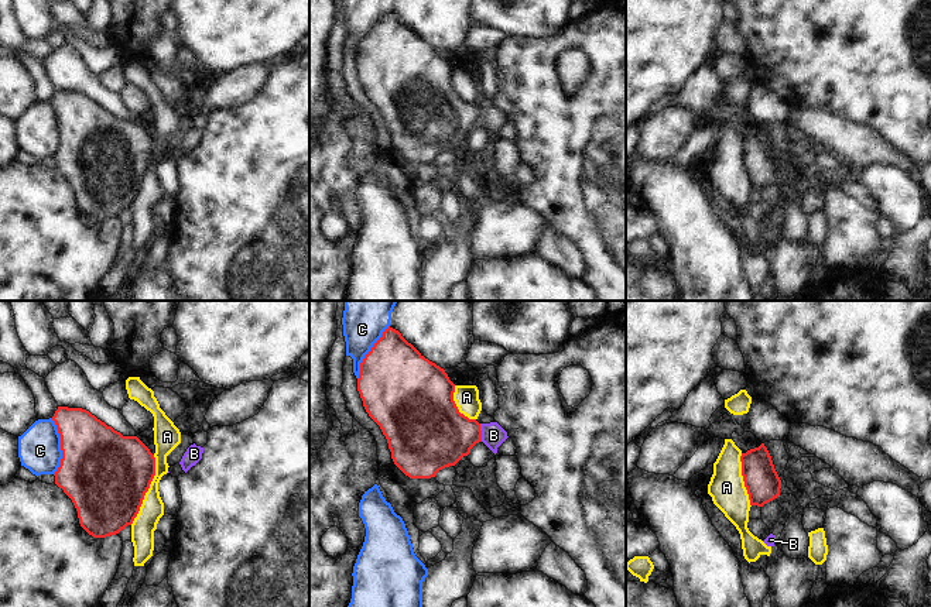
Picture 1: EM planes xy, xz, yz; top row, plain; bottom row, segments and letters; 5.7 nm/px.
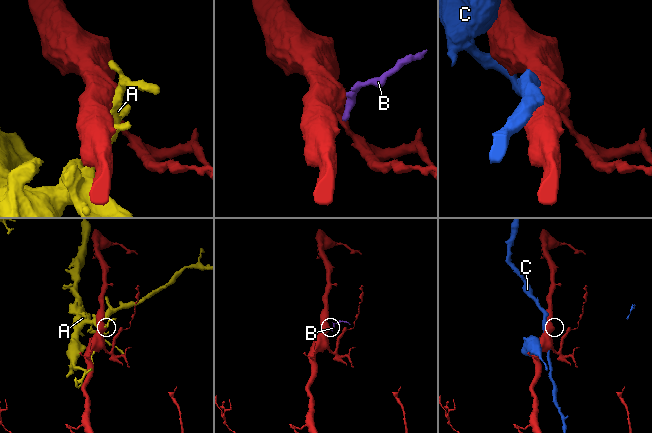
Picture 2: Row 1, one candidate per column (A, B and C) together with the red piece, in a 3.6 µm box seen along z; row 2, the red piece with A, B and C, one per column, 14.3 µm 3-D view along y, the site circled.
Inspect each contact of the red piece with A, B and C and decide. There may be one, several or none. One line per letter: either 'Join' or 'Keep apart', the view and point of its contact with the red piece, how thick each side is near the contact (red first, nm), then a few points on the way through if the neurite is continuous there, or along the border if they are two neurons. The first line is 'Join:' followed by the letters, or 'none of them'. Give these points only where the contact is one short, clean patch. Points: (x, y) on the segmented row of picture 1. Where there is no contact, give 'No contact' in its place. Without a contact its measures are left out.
Join: B
A: Keep apart. Touches red at xy (147, 490). Thickness 480 nm (red) against 140 nm
B: Join. Touches red at xz (481, 432). Thickness 380 nm (red) against 140 nm. Path across: xz (437, 435), (481, 432), (493, 435)
C: Keep apart. Touches red at xy (61, 446). Thickness 440 nm (red) against 240 nm

